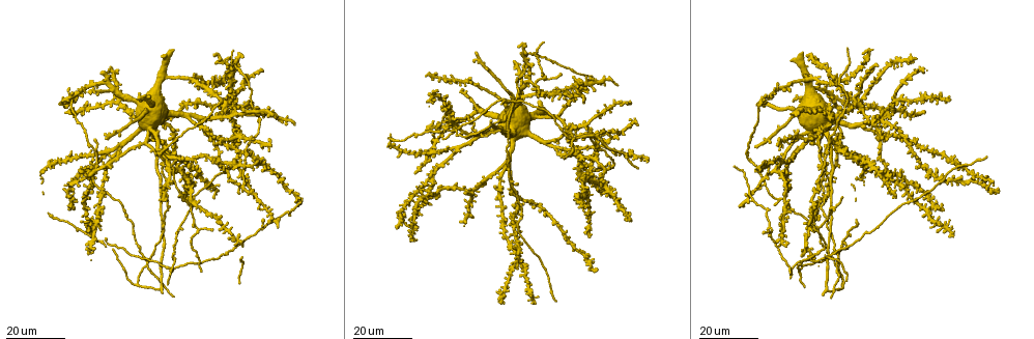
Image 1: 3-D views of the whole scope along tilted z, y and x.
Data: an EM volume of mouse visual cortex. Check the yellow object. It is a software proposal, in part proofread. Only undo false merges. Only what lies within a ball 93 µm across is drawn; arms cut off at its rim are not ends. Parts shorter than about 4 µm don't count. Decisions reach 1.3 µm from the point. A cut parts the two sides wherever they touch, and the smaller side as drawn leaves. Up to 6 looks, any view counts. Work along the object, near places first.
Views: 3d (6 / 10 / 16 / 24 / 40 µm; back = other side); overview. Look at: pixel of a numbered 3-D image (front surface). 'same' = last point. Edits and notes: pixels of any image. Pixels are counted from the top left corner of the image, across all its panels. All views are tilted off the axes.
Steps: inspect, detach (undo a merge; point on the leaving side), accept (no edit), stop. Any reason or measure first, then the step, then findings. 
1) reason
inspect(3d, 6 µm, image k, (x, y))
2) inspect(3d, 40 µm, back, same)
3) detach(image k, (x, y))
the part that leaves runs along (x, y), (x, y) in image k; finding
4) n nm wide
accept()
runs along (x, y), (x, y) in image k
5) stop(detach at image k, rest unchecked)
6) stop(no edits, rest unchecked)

arms part here
inspect(3d, 16 µm, image 1, (146, 264))

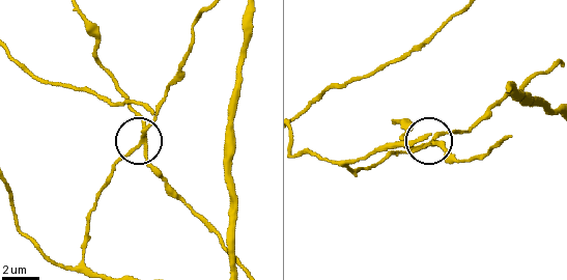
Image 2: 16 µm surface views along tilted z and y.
inspect(3d, 6 µm, image 2, (147, 129))

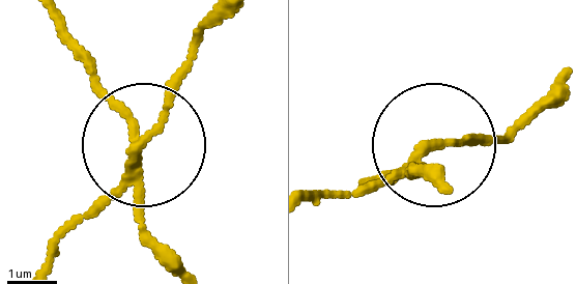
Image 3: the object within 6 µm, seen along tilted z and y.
side arm 100 µm
accept()
runs along (56, 26), (138, 140), (196, 52) in image 3; continuous, no second neuron

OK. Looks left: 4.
inspect(3d, 24 µm, image 1, (99, 186))

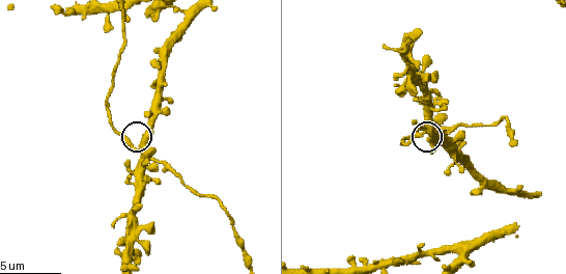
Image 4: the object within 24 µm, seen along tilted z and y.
inspect(3d, 6 µm, image 4, (131, 147))

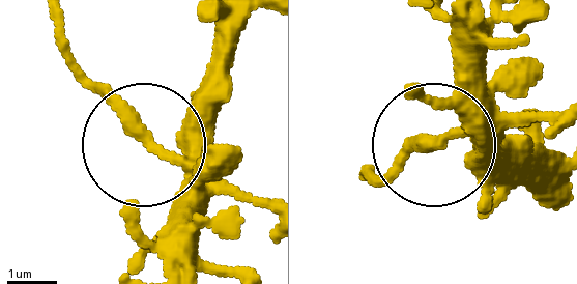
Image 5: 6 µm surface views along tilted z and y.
inspect(3d, 6 µm, back, image 5, (441, 143))

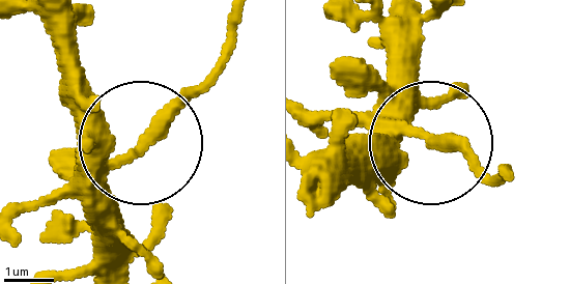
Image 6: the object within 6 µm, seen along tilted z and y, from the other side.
side arm 21 µm
accept()
continuous, no second neuron

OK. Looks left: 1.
stop(no edits, rest unchecked)

